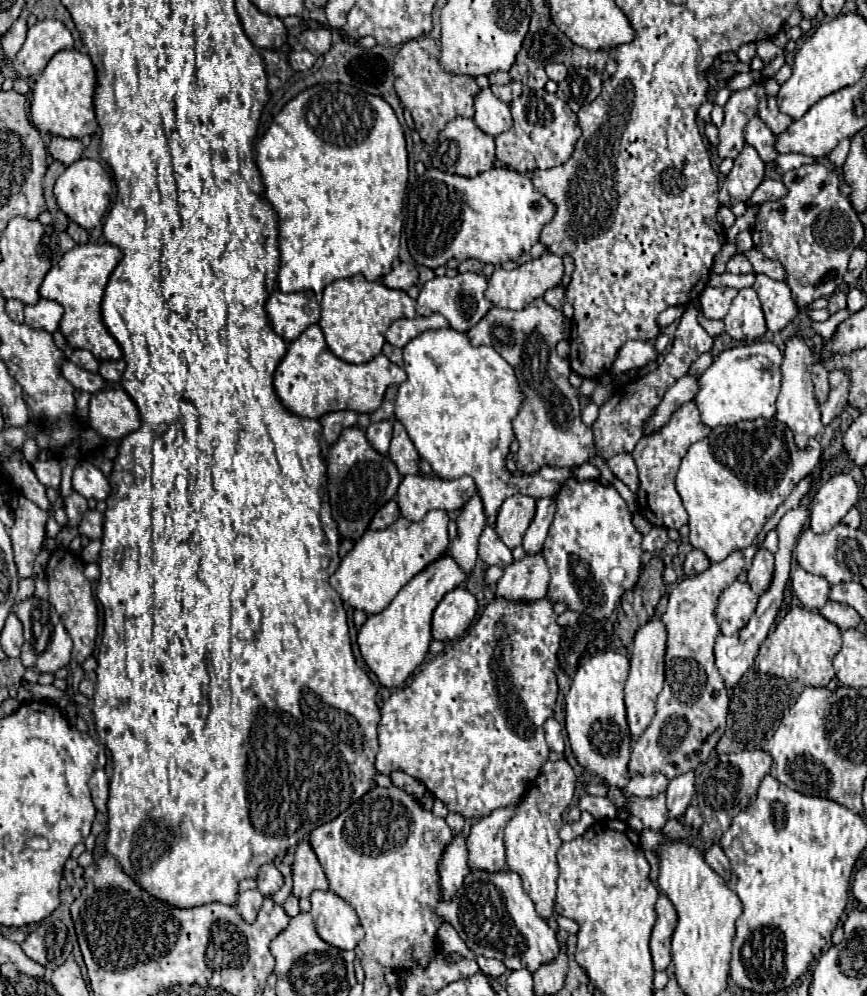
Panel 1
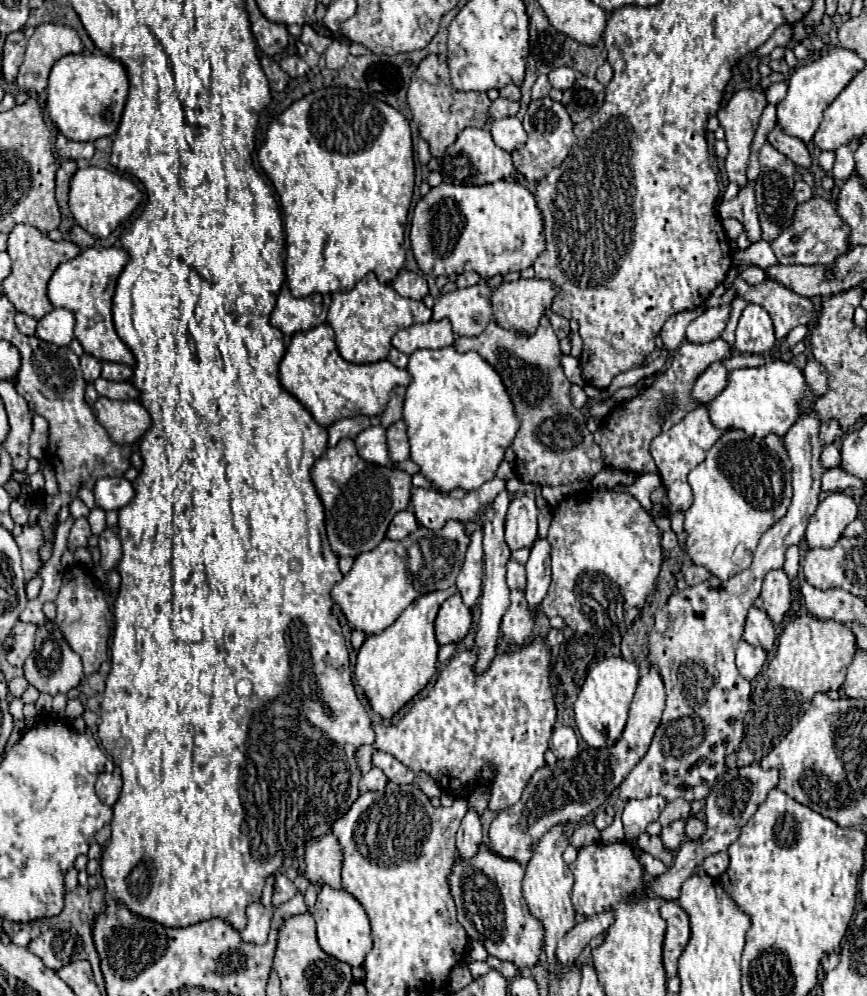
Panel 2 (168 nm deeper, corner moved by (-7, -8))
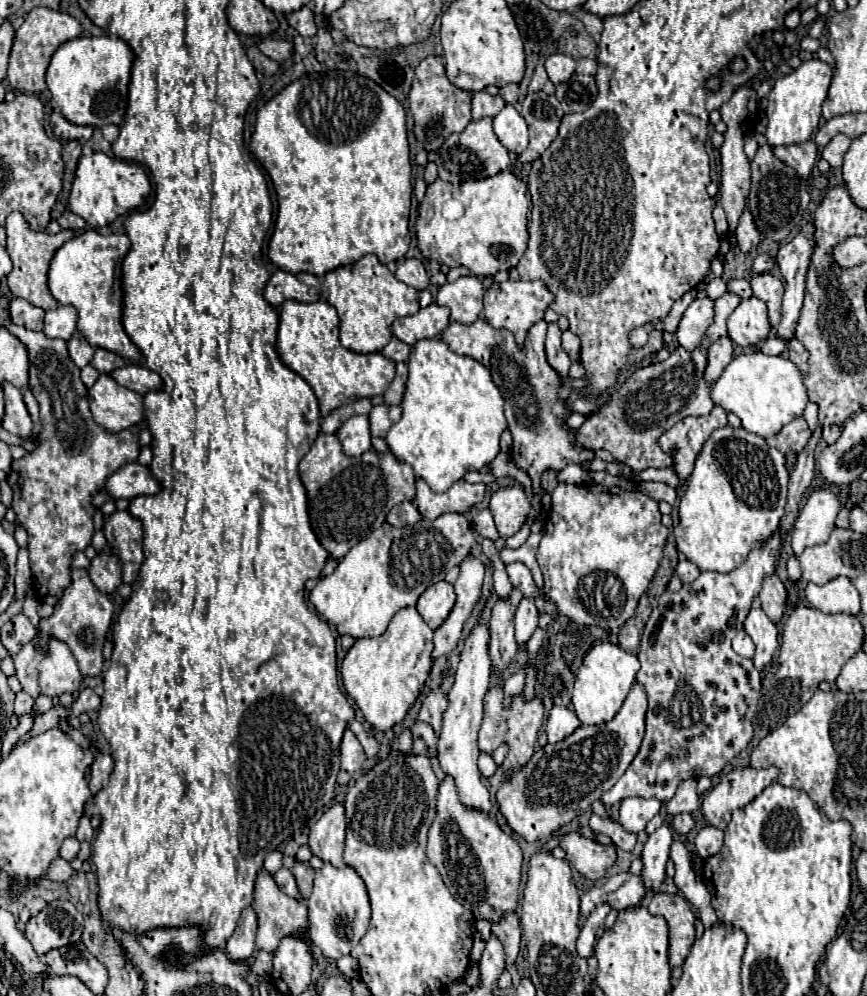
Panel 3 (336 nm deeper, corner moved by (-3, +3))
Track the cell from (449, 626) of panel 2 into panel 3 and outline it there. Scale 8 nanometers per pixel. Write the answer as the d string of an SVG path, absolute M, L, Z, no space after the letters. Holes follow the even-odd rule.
M438 581L420 595L416 609L430 629L438 629L448 617L448 613L452 611L454 599L456 599L454 587L446 581Z

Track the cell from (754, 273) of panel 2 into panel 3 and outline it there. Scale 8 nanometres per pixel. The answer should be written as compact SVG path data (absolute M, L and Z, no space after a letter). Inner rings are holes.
M758 255L754 259L754 265L752 265L754 273L768 273L772 269L774 269L774 259L770 255Z

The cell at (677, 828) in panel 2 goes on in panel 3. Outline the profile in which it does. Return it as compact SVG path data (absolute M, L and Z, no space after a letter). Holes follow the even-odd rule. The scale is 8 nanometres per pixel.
M664 823L660 829L656 829L642 849L642 883L648 889L648 893L658 893L662 889L662 883L666 879L666 863L670 855L670 843L672 843L672 829L668 823Z

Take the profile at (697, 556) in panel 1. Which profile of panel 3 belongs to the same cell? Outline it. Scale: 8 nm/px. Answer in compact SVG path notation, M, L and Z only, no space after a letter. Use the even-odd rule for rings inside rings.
M680 557L680 563L678 563L678 567L676 567L676 575L680 577L682 583L692 583L692 581L700 575L700 571L698 571L698 567L696 567L694 563L690 563L686 557Z

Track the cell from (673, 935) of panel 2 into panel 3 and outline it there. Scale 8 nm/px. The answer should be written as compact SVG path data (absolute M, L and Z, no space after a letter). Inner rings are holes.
M656 893L656 895L652 895L652 899L648 903L648 911L652 915L660 915L668 921L670 965L672 967L682 965L696 939L696 929L694 929L696 915L694 915L690 903L680 893L676 893L676 895Z

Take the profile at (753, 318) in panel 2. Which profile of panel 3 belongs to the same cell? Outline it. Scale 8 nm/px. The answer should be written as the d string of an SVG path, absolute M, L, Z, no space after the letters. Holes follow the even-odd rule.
M756 297L744 299L728 317L728 335L736 345L744 349L762 343L770 329L772 327L766 317L766 305Z

